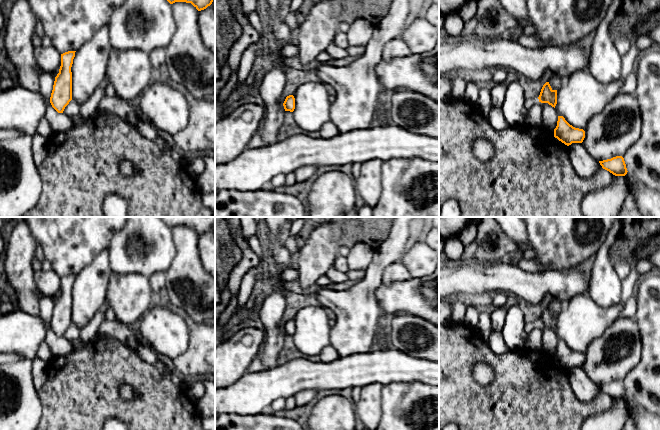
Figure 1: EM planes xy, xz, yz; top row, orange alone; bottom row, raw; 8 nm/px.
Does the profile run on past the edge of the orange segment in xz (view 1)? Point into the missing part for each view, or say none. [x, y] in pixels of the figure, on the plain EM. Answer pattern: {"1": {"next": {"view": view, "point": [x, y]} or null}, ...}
{"1": {"next": null}}

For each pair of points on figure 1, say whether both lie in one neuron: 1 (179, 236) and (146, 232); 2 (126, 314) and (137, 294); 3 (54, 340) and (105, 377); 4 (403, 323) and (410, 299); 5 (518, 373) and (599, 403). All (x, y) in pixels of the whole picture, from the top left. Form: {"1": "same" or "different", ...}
{"1": "different", "2": "same", "3": "different", "4": "different", "5": "same"}

